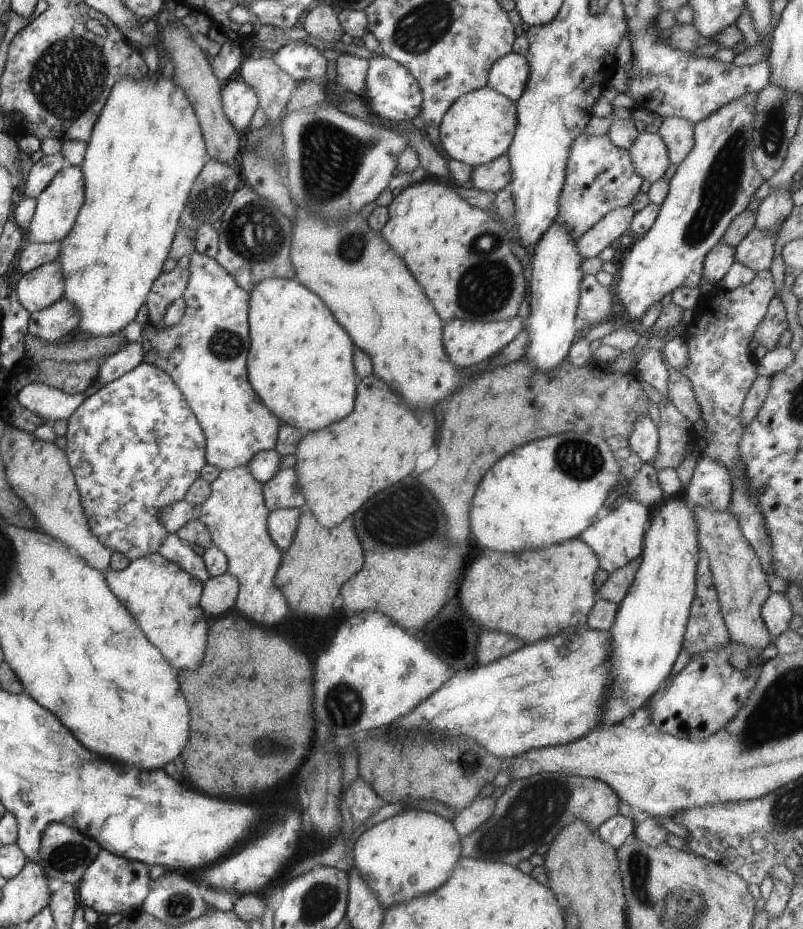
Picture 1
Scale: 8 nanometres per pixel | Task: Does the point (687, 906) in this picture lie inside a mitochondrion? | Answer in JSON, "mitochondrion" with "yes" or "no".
{"mitochondrion":"yes"}

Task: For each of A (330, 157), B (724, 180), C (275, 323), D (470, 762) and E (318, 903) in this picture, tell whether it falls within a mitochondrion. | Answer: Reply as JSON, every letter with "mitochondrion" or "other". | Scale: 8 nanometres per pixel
{"A":"mitochondrion","B":"mitochondrion","C":"other","D":"mitochondrion","E":"mitochondrion"}

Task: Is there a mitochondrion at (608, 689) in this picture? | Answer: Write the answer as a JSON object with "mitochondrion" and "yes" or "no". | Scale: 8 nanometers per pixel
{"mitochondrion":"no"}

